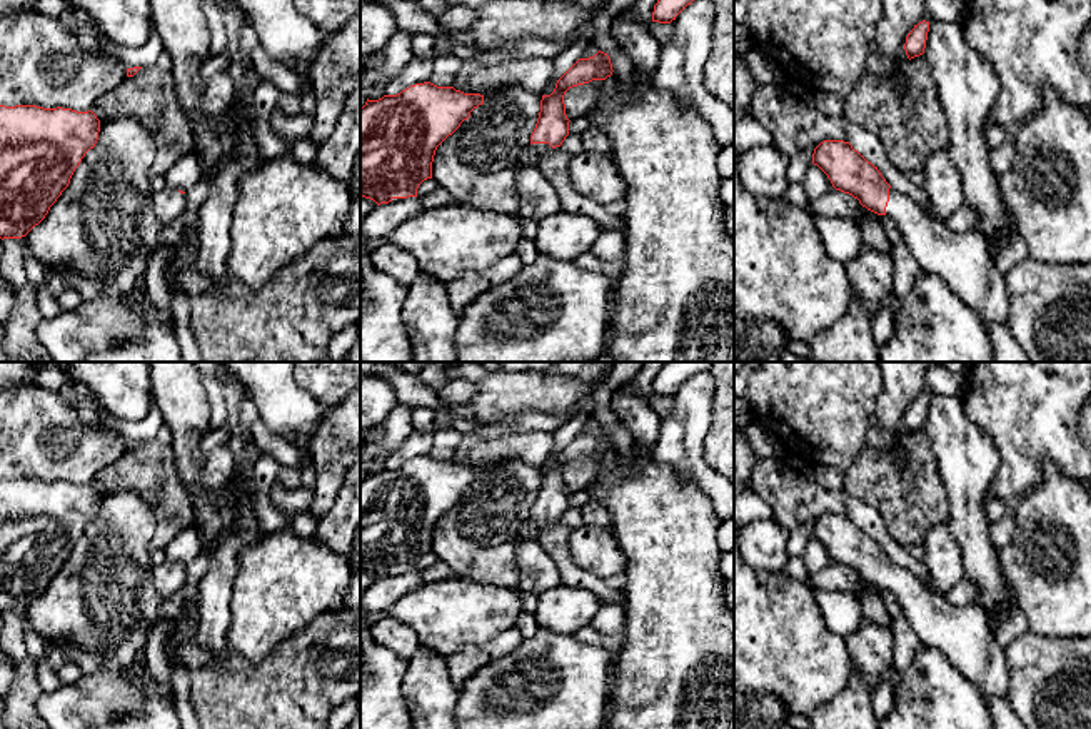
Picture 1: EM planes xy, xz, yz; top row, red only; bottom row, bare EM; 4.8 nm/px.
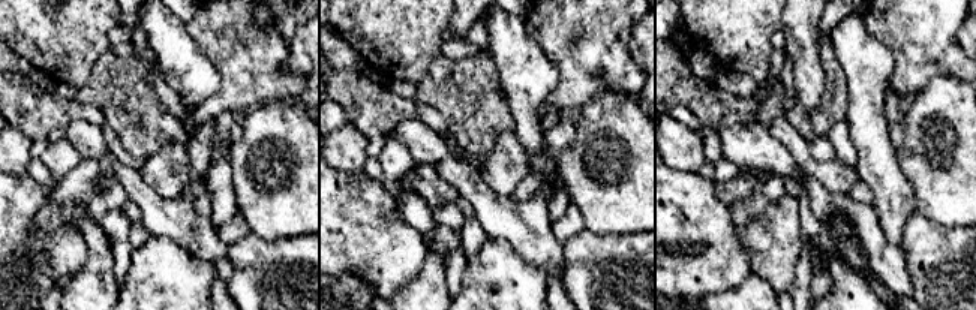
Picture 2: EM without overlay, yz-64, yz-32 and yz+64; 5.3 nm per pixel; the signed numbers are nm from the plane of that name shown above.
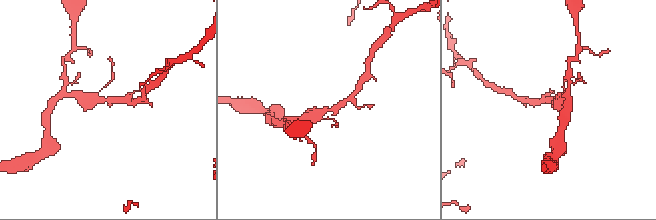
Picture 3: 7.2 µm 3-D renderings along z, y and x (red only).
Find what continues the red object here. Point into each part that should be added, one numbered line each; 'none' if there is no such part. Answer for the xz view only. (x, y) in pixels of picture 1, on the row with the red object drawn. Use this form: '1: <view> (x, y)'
1: xz (537, 149)

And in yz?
1: yz (961, 259)

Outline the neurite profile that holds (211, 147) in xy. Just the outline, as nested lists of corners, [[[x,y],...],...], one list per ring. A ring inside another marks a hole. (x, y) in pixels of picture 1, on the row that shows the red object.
[[[197,117],[190,125],[190,145],[200,150],[202,173],[197,185],[187,192],[184,235],[199,239],[199,210],[209,197],[214,172],[222,158],[225,143],[210,130],[205,118]]]

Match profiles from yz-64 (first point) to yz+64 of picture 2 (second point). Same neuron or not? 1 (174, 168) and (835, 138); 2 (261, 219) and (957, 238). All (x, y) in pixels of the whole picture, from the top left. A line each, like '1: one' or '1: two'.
1: one
2: two

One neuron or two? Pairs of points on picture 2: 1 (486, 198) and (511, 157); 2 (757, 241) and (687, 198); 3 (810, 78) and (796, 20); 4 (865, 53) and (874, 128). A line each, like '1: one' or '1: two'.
1: two
2: two
3: one
4: one

